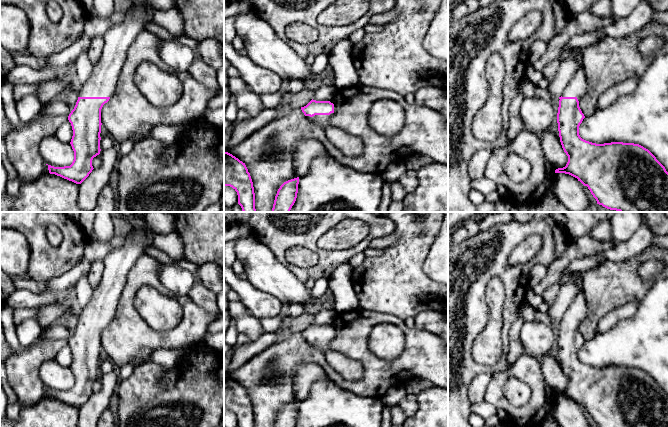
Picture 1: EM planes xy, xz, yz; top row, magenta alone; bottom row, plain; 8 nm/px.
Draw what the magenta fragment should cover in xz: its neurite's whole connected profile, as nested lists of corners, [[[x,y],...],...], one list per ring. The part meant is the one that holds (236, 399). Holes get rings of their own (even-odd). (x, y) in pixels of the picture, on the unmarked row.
[[[224,376],[224,410],[230,410],[237,416],[238,427],[255,427],[253,406],[245,387],[228,376]]]

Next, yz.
[[[580,288],[559,321],[557,347],[560,366],[568,386],[555,397],[569,398],[587,410],[597,427],[668,427],[668,396],[656,381],[639,368],[611,366],[596,368],[582,363],[579,350],[585,342],[579,324],[586,317],[587,304]]]

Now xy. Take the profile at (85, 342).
[[[145,219],[140,226],[127,226],[125,233],[128,237],[124,245],[111,250],[104,258],[104,271],[100,284],[94,290],[90,302],[82,310],[78,311],[78,324],[68,340],[73,354],[70,368],[74,375],[74,384],[70,390],[54,391],[48,389],[50,398],[55,398],[76,408],[81,408],[94,393],[92,384],[101,375],[101,333],[115,317],[119,298],[125,287],[126,278],[130,269],[142,254],[145,253],[145,248],[153,244],[153,238],[155,236],[155,233],[147,226]]]

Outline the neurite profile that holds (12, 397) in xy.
[[[0,362],[0,380],[2,383],[2,389],[5,391],[5,393],[8,396],[8,405],[9,407],[14,407],[18,404],[18,398],[16,393],[13,391],[11,386],[9,385],[7,381],[7,375],[5,371],[5,364]]]

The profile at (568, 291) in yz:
[[[580,272],[576,281],[570,281],[561,286],[556,301],[553,305],[549,306],[547,312],[551,320],[561,321],[561,318],[576,297],[579,289],[582,288],[582,280],[585,272]]]

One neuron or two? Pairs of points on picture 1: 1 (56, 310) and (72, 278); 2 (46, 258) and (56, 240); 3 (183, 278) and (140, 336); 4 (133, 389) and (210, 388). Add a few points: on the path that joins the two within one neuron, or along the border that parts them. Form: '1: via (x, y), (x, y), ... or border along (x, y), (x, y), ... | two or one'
1: border along (73, 286), (63, 293) | two
2: border along (49, 224), (46, 228), (46, 238), (55, 248) | two
3: border along (158, 274), (165, 288), (187, 296) | two
4: via (152, 398), (191, 398) | one

